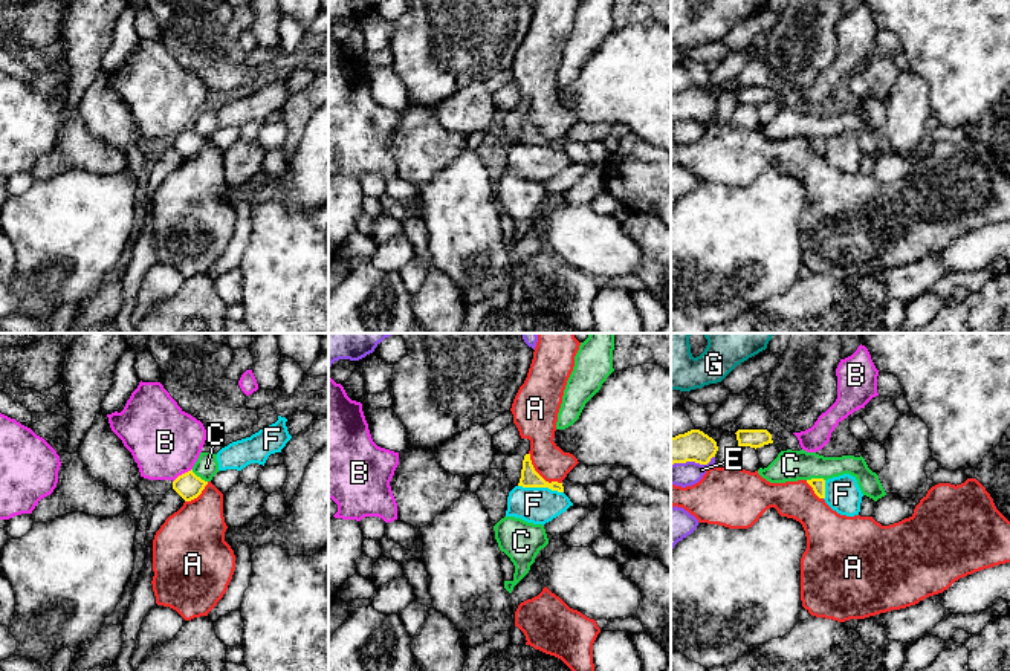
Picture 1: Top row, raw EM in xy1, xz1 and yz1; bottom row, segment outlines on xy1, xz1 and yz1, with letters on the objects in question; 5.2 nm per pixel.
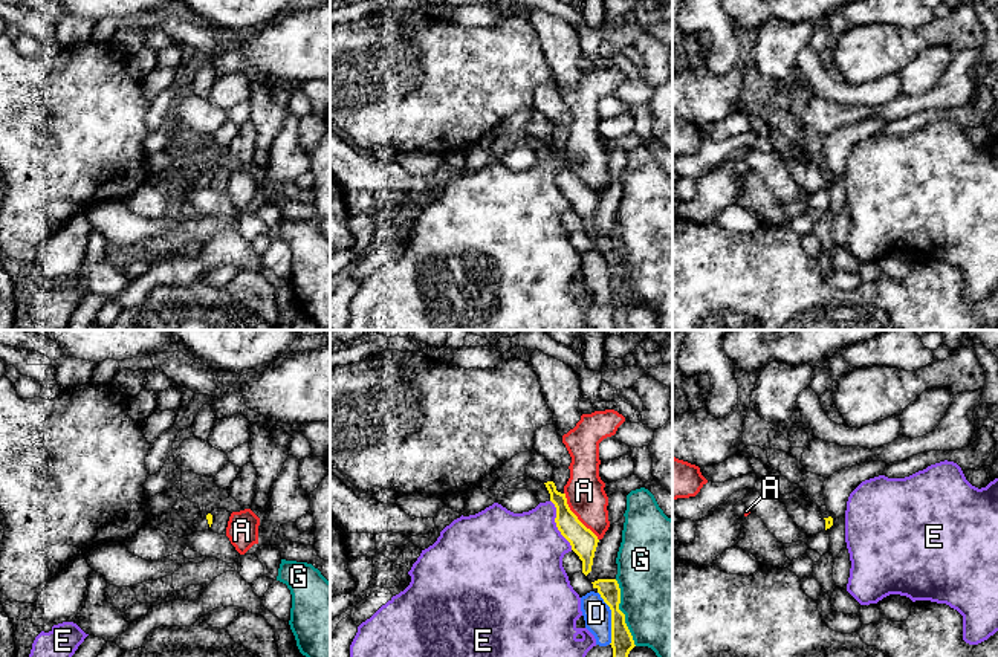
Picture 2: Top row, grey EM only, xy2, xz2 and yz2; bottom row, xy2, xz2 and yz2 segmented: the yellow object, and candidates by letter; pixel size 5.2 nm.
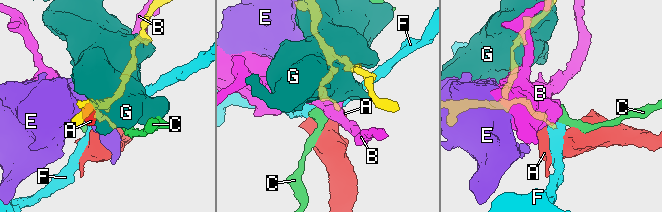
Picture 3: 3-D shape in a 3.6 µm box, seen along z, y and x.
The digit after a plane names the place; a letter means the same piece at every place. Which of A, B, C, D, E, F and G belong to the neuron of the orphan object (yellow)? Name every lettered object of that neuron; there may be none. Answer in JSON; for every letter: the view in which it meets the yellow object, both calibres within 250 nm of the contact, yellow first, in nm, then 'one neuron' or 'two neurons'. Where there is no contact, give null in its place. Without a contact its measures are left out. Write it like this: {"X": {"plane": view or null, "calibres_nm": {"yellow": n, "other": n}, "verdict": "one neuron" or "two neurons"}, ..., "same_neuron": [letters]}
{"A": {"plane": "xz2", "calibres_nm": {"yellow": 140, "other": 200}, "verdict": "two neurons"}, "B": {"plane": "xy1", "calibres_nm": {"yellow": 140, "other": 380}, "verdict": "two neurons"}, "C": {"plane": "yz1", "calibres_nm": {"yellow": 70, "other": 160}, "verdict": "two neurons"}, "D": {"plane": "xz2", "calibres_nm": {"yellow": 120, "other": 150}, "verdict": "two neurons"}, "E": {"plane": "xz2", "calibres_nm": {"yellow": 140, "other": 440}, "verdict": "two neurons"}, "F": {"plane": "xz1", "calibres_nm": {"yellow": 100, "other": 190}, "verdict": "two neurons"}, "G": {"plane": "xz2", "calibres_nm": {"yellow": 120, "other": 480}, "verdict": "two neurons"}, "same_neuron": []}

